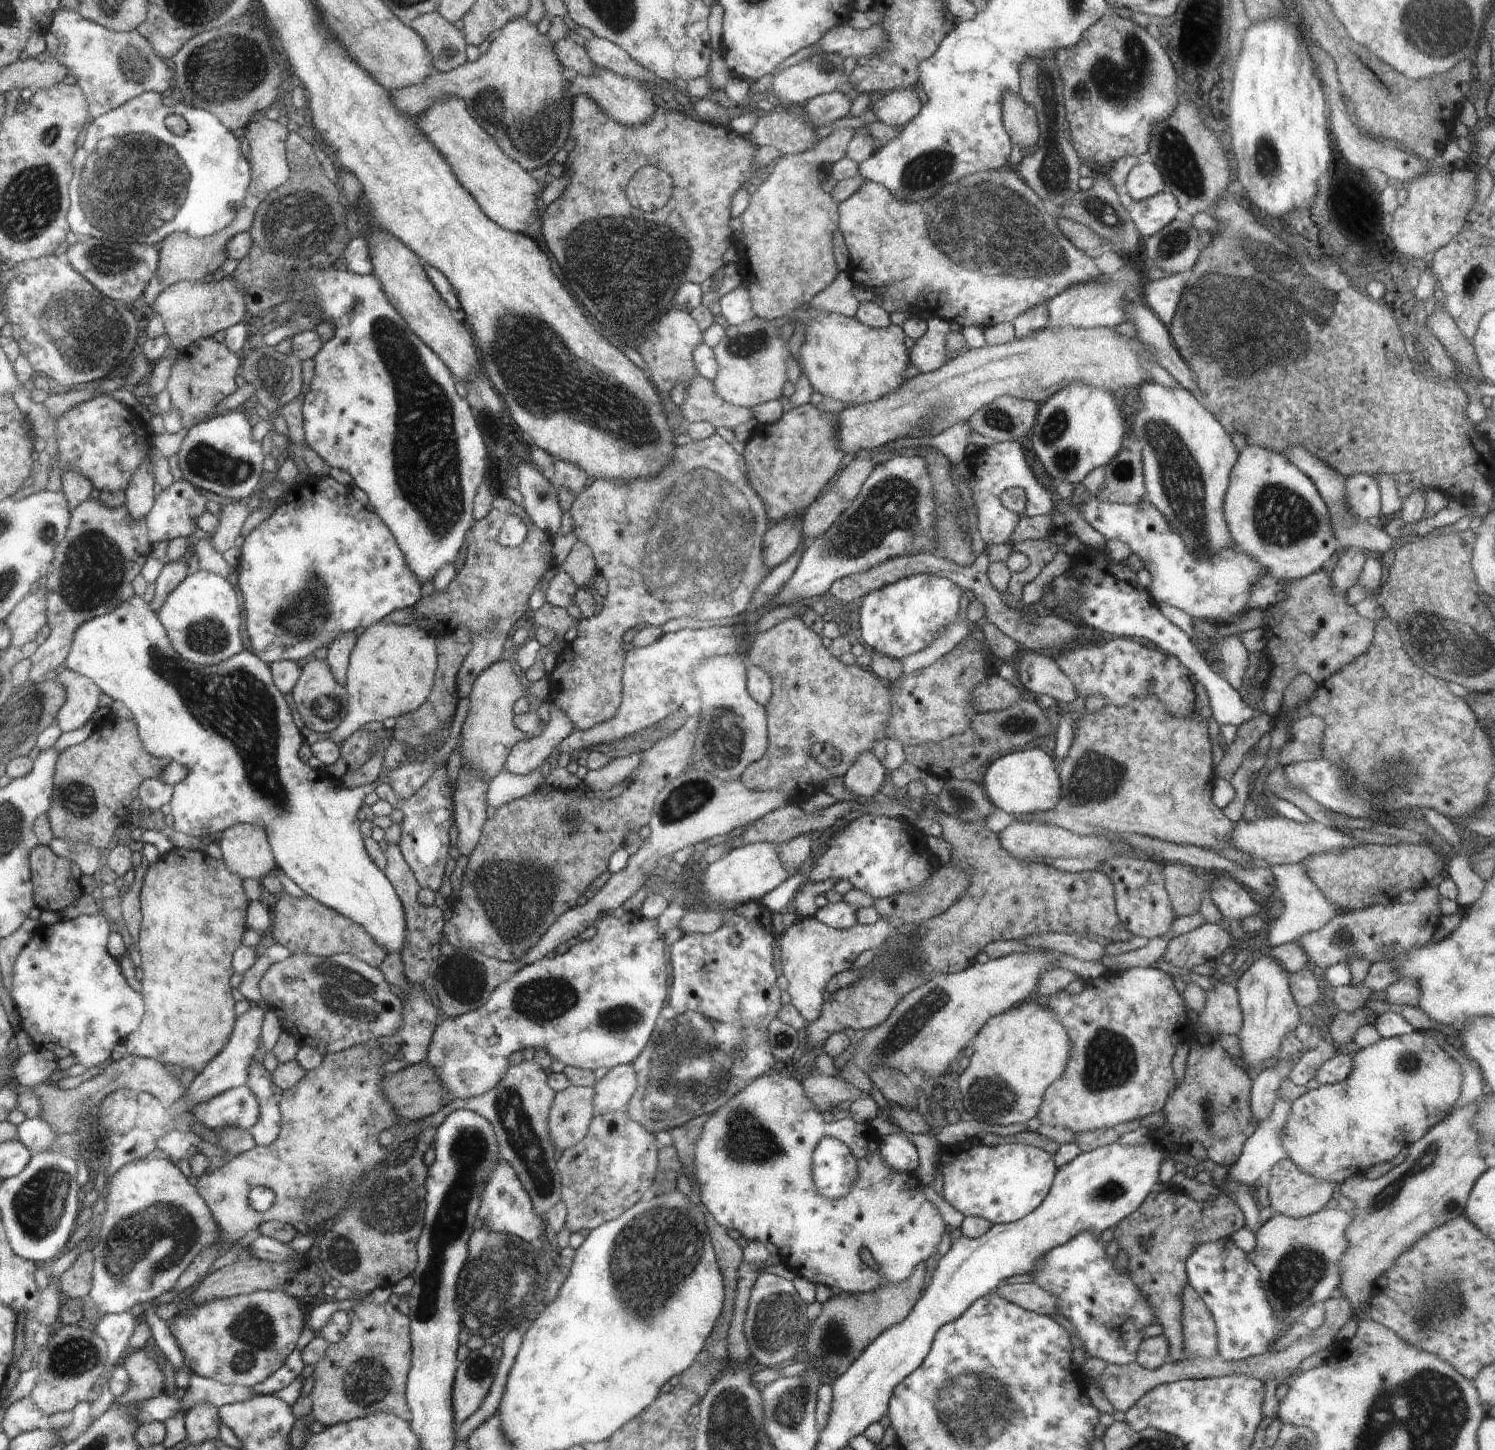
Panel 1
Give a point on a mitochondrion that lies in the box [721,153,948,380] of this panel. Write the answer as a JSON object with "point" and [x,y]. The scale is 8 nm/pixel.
{"point":[745,345]}

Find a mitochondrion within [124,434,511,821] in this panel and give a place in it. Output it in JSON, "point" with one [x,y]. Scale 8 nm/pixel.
{"point":[234,704]}

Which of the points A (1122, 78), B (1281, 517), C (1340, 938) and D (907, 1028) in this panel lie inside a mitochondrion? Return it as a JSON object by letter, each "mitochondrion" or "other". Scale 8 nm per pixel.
{"A":"mitochondrion","B":"mitochondrion","C":"mitochondrion","D":"mitochondrion"}

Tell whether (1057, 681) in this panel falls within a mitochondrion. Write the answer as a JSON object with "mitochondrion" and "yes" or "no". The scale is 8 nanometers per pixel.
{"mitochondrion":"no"}

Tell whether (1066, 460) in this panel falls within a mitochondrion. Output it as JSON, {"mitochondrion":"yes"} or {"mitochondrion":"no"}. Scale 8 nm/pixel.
{"mitochondrion":"yes"}

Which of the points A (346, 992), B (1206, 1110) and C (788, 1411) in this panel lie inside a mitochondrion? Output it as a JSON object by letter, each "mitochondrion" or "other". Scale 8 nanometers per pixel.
{"A":"mitochondrion","B":"mitochondrion","C":"mitochondrion"}

